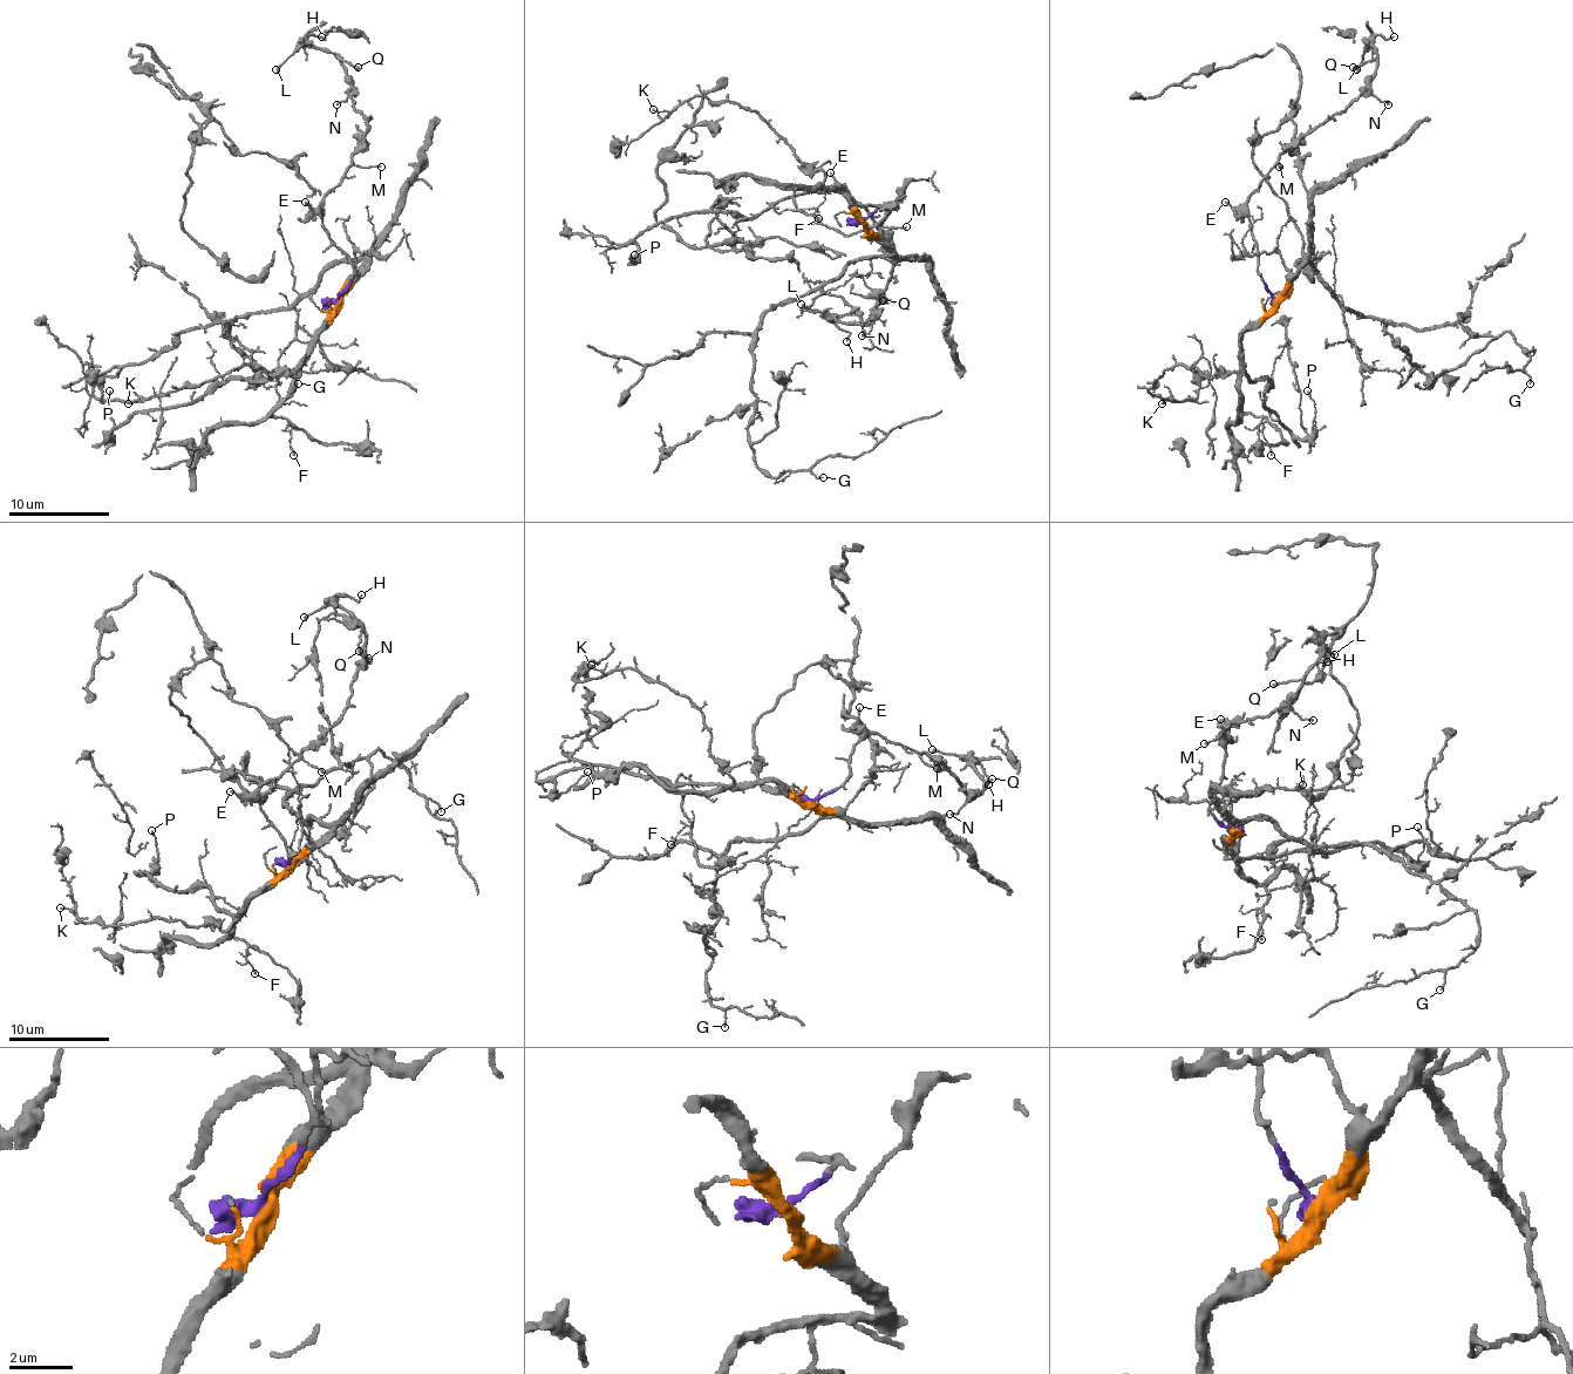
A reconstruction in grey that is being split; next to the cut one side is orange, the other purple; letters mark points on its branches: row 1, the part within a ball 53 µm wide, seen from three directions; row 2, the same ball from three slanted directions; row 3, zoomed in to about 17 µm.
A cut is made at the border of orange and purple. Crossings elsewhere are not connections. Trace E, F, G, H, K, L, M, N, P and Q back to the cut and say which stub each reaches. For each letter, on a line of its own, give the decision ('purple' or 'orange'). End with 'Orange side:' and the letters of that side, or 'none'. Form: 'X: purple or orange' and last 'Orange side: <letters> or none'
E: purple
F: orange
G: orange
H: purple
K: orange
L: purple
M: purple
N: purple
P: orange
Q: purple
Orange side: F, G, K, P

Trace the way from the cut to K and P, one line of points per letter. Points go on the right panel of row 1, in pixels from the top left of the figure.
K: (1274, 301), (1244, 334), (1241, 365), (1206, 378), (1184, 365), (1163, 372), (1148, 389), (1160, 402)
P: (1274, 301), (1241, 339), (1241, 367), (1270, 382), (1267, 408), (1300, 437), (1312, 433), (1314, 417), (1307, 389)

